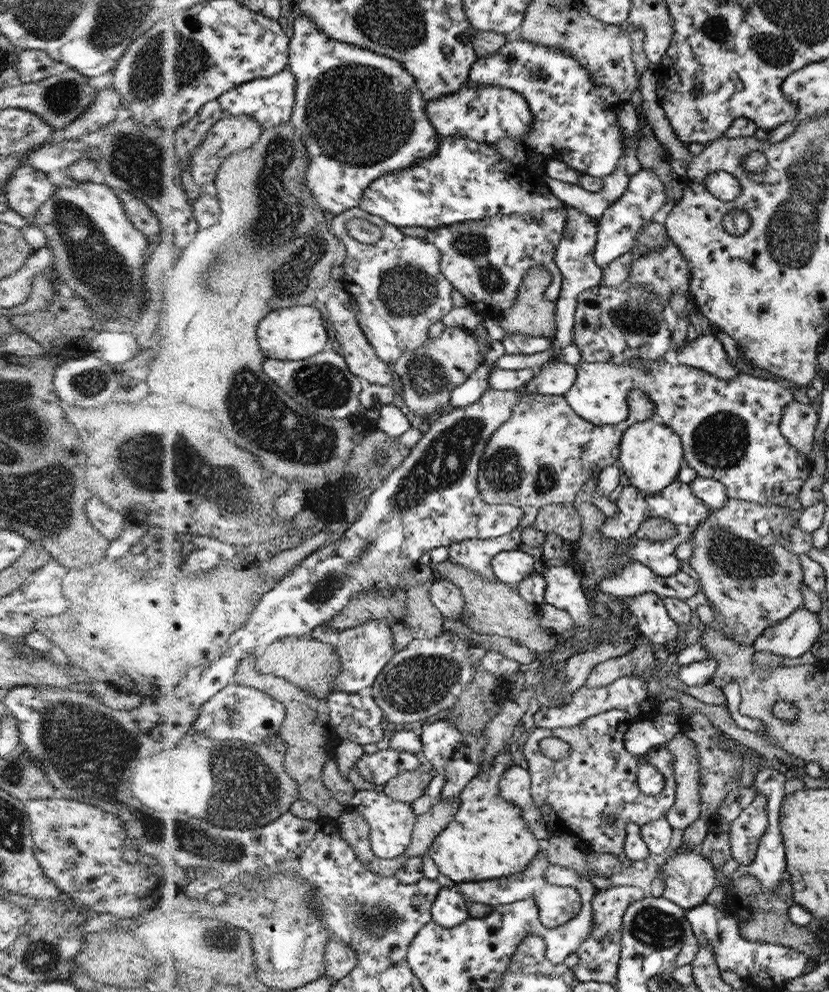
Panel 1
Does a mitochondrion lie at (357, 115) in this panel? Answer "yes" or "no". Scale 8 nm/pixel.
yes

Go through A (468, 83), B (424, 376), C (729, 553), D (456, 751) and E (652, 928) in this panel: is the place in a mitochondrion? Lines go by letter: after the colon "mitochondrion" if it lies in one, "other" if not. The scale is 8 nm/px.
A: other
B: mitochondrion
C: mitochondrion
D: other
E: mitochondrion

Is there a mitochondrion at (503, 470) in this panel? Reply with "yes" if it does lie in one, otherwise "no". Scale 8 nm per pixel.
yes

